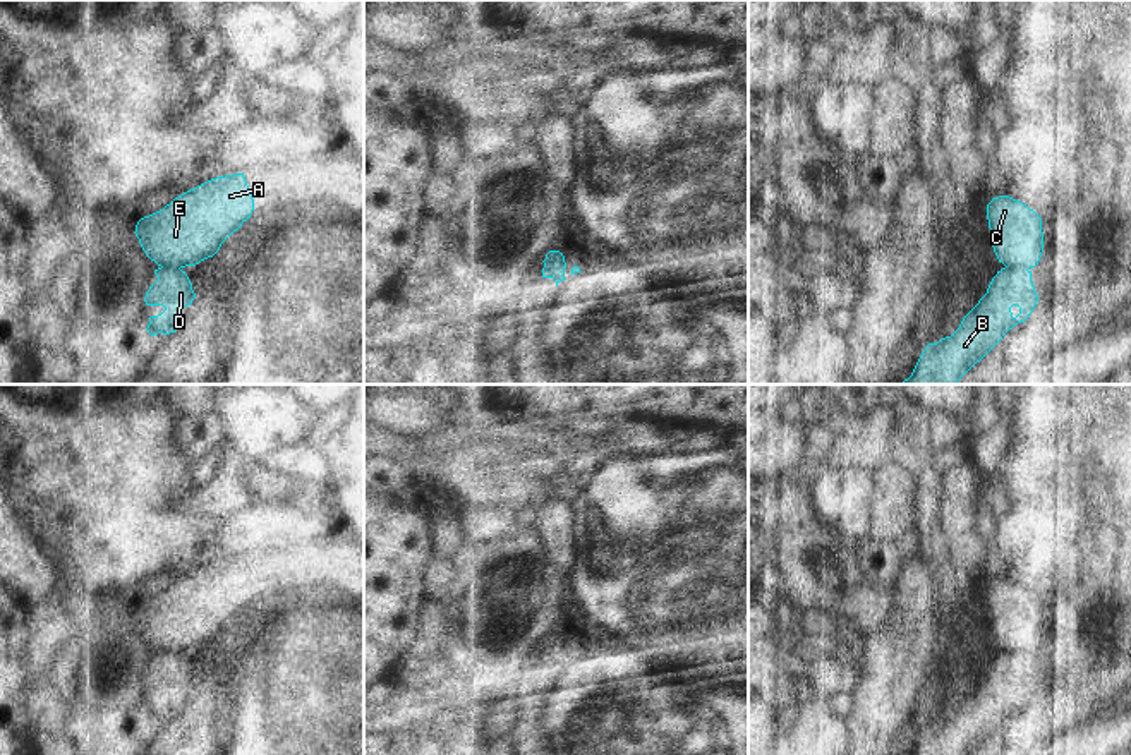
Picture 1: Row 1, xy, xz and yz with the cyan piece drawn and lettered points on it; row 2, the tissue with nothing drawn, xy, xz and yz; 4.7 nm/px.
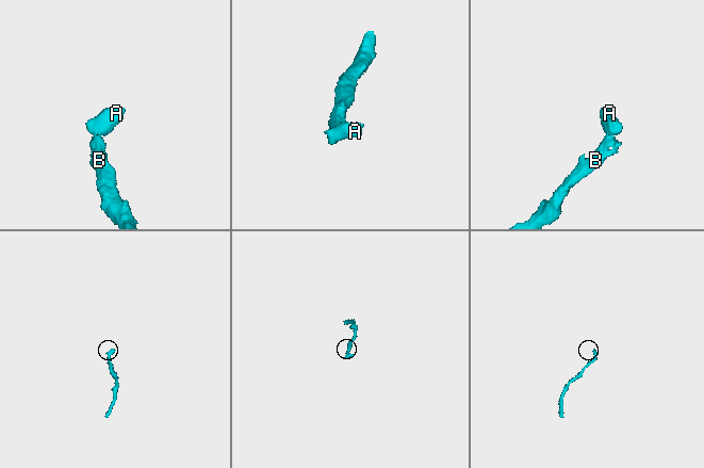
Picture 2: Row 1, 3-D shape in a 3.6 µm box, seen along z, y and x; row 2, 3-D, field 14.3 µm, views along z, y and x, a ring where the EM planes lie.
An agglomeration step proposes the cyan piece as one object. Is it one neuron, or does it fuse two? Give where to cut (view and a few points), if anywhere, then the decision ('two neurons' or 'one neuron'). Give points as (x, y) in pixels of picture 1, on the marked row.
cut yz (1006, 266), (1027, 270); two neurons

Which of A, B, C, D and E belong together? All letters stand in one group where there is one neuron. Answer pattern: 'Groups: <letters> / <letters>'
Groups: A C E / B D

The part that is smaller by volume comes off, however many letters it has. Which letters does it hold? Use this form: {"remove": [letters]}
{"remove": ["A", "C", "E"]}

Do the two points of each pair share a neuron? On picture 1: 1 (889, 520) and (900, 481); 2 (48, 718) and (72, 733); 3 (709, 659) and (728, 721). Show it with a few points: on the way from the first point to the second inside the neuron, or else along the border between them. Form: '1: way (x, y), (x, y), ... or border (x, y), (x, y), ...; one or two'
1: way (893, 510), (893, 491); one
2: border (72, 711), (66, 728), (57, 736); two
3: border (699, 675), (709, 682), (721, 682), (730, 688); two

